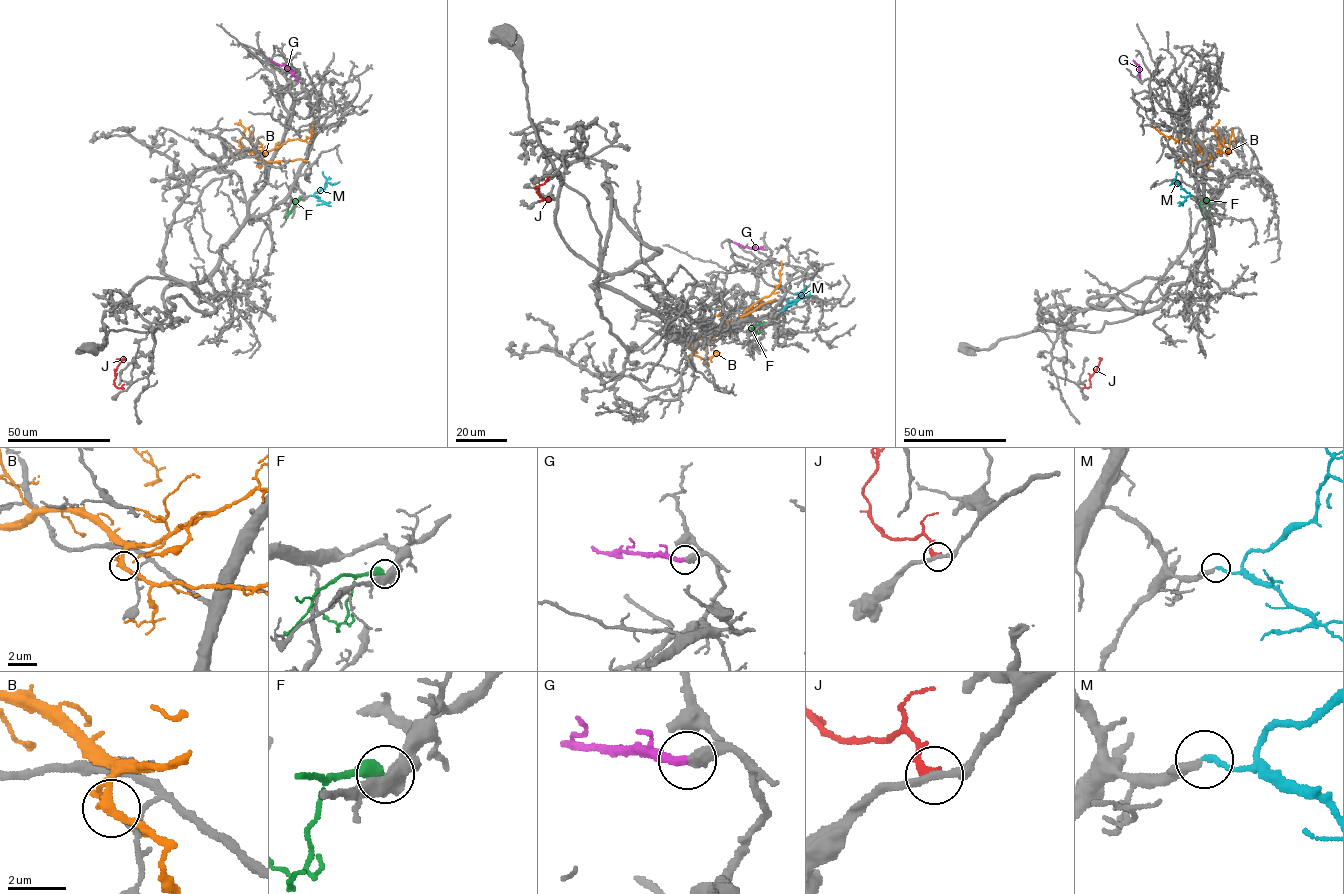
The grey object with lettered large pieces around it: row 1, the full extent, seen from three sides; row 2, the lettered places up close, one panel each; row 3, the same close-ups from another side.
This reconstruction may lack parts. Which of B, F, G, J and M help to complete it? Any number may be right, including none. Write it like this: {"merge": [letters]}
{"merge": ["G", "M"]}

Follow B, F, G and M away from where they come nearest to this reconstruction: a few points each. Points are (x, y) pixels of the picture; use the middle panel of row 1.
B: (712, 338), (778, 286), (781, 261)
F: (767, 323), (749, 327)
G: (765, 249), (730, 240)
M: (778, 313), (799, 295), (808, 295), (815, 288)

